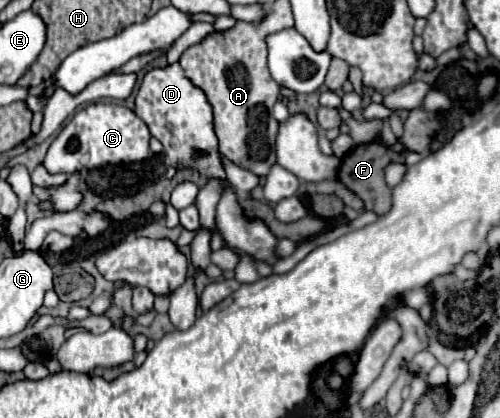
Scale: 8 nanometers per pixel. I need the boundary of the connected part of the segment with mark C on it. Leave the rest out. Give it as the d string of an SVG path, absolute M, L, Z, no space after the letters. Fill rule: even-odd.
M95 102L79 110L73 120L59 132L43 158L43 166L49 174L75 174L83 170L103 168L107 164L139 162L151 156L149 140L151 132L147 124L133 110L119 104Z

